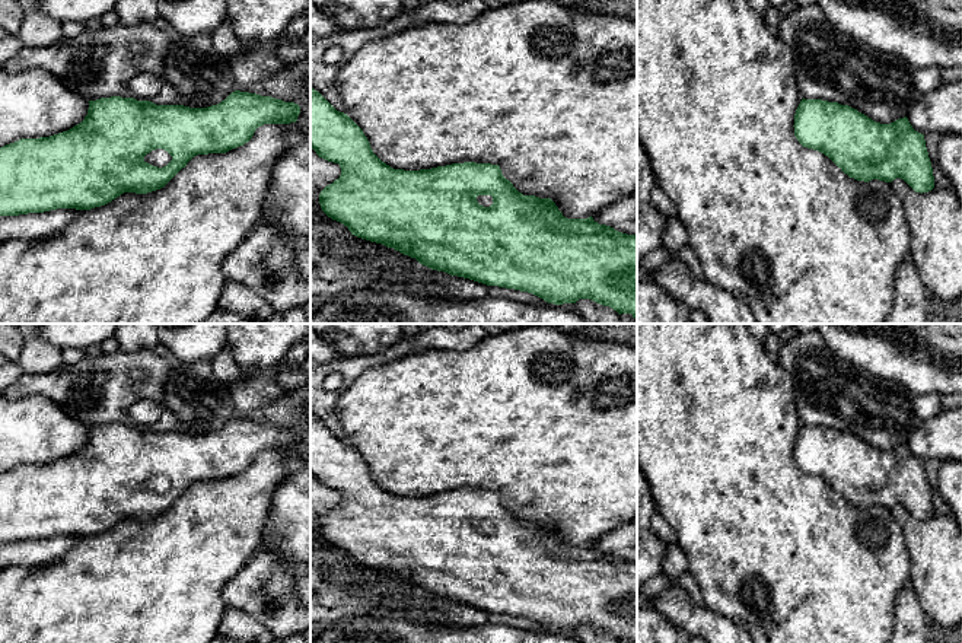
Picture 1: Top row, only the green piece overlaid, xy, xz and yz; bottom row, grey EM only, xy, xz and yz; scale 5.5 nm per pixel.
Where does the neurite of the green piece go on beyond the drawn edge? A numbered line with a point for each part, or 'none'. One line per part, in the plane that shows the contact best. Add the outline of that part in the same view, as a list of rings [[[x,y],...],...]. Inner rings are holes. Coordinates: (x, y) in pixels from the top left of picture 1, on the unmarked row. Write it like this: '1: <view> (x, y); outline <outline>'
1: xy (159, 484); outline [[[163,475],[152,477],[144,483],[144,488],[157,494],[166,493],[171,487],[172,487],[172,483]]]

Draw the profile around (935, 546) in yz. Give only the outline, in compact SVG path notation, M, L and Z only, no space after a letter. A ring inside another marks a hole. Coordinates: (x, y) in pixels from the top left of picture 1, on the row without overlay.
M896 504L891 513L899 525L911 558L910 586L931 621L945 628L953 628L962 621L962 529L955 516L933 515L915 519L904 506Z

